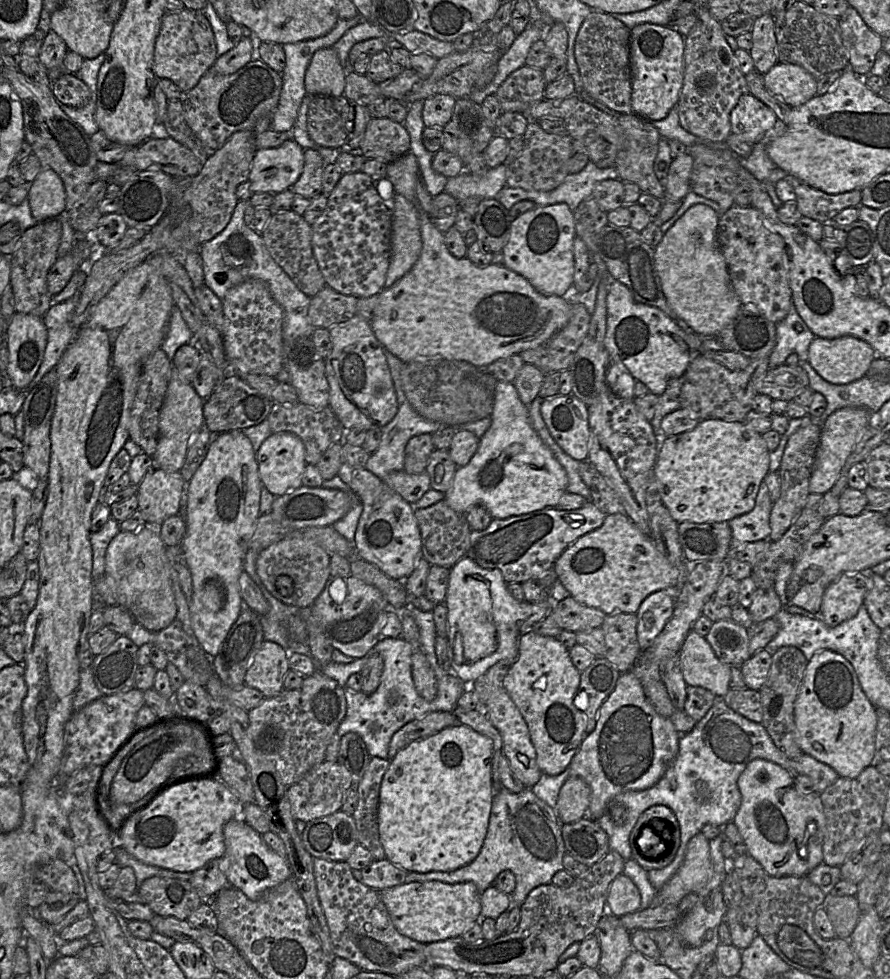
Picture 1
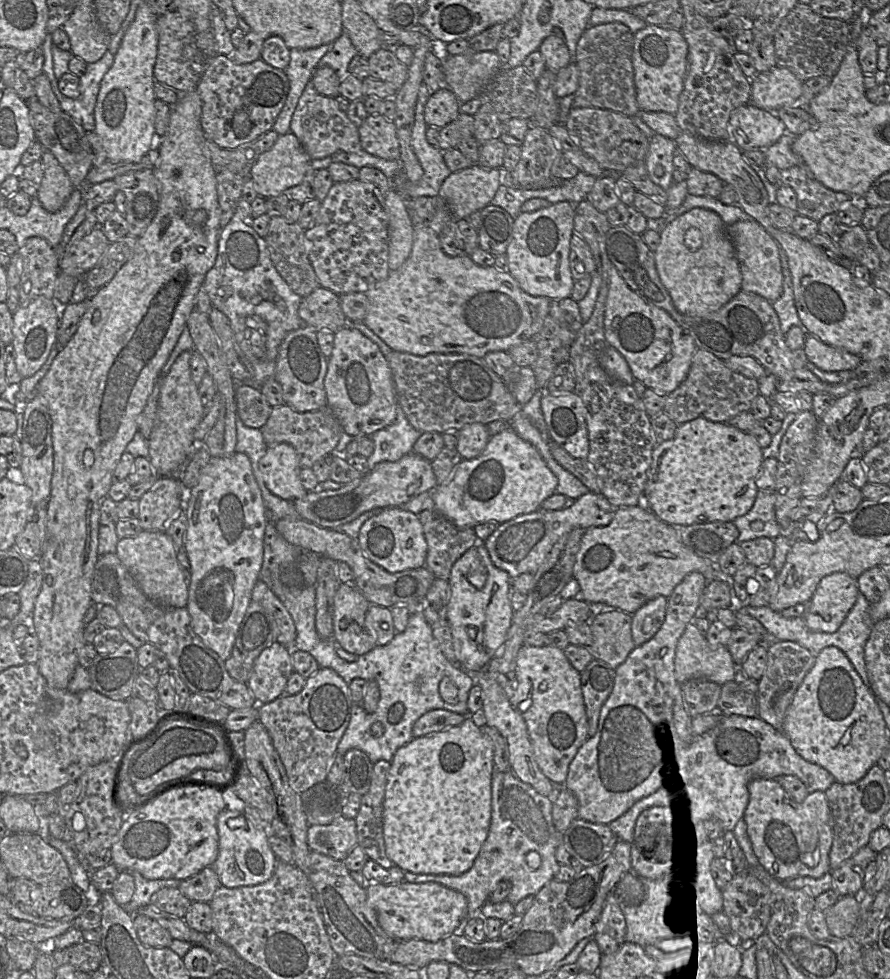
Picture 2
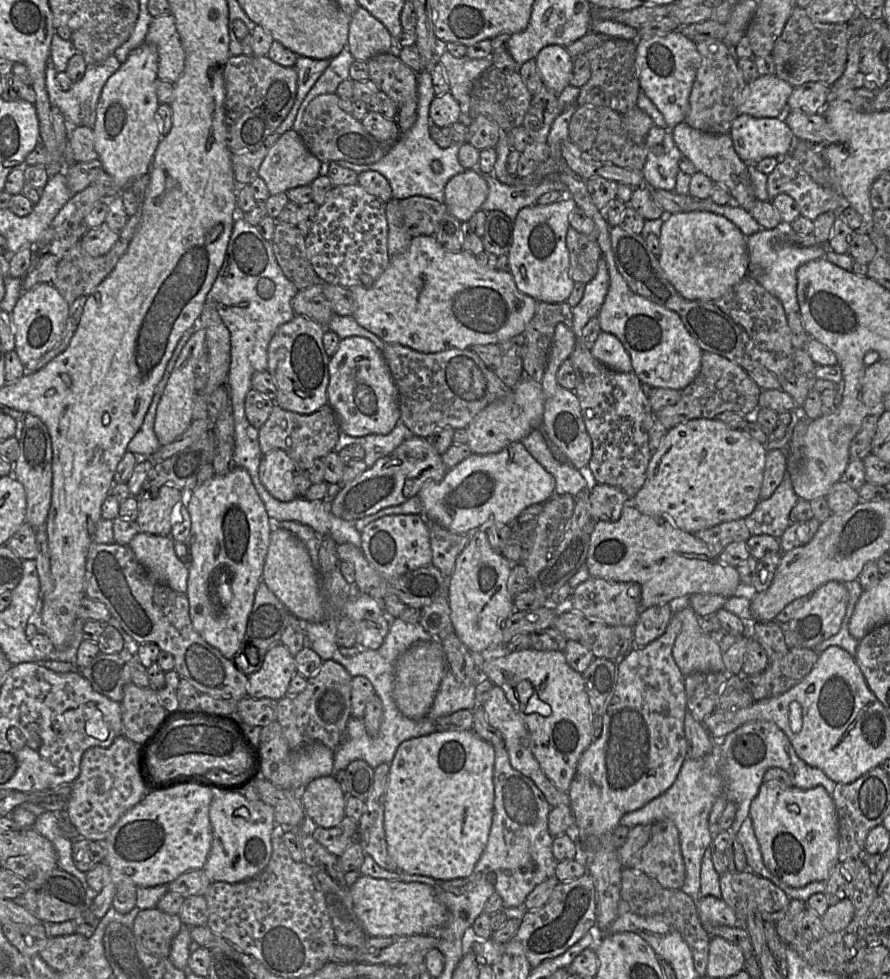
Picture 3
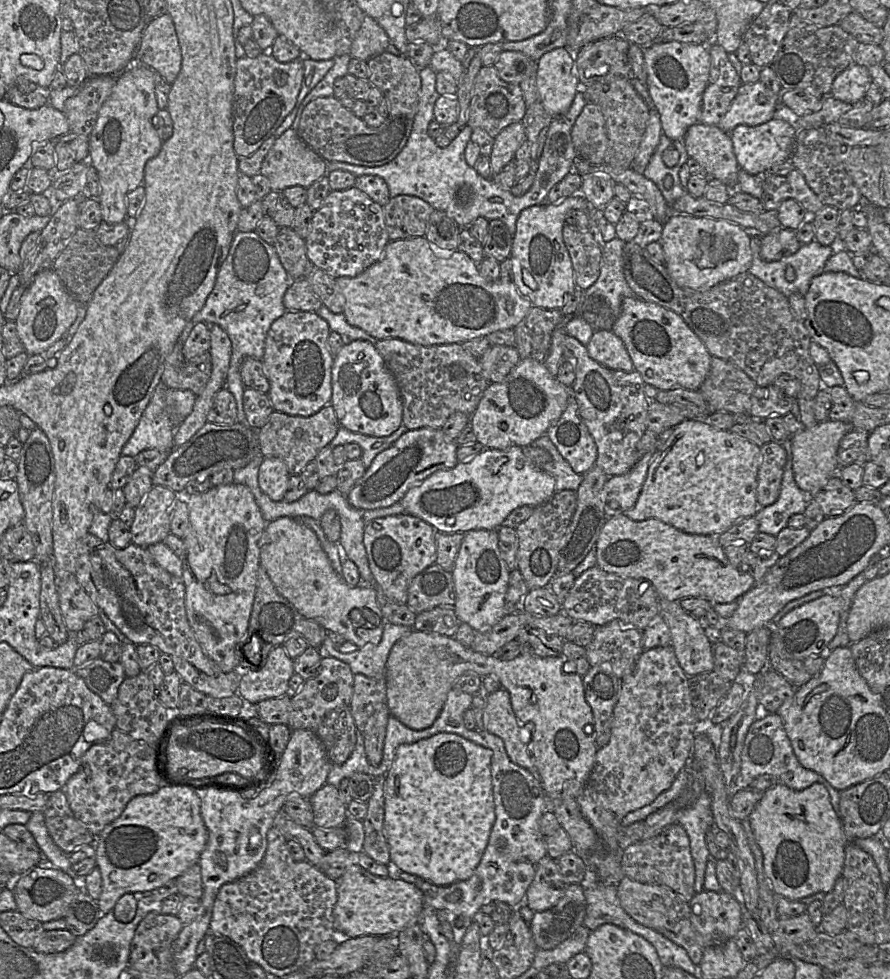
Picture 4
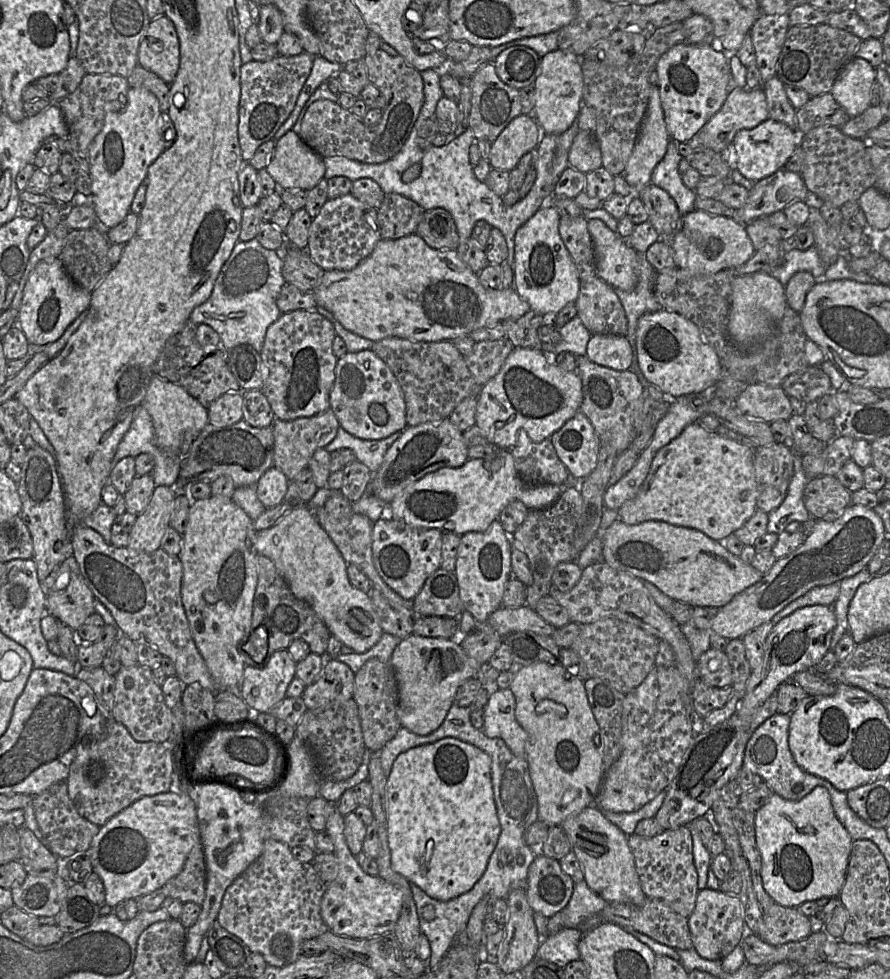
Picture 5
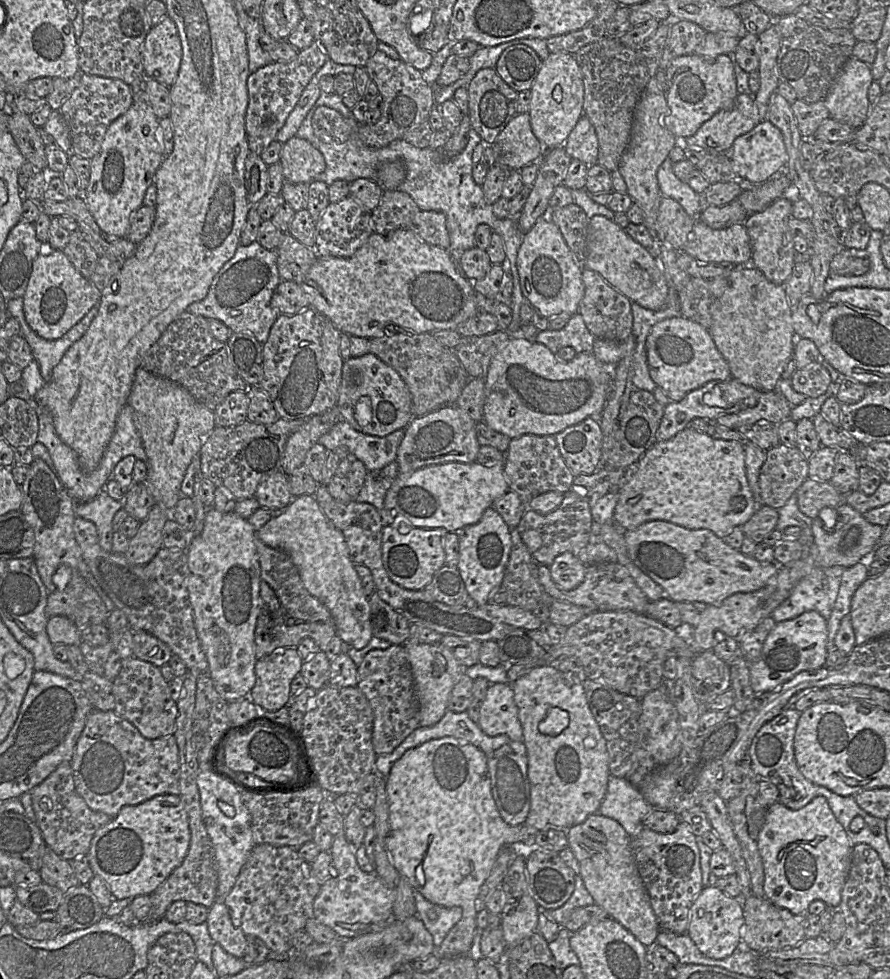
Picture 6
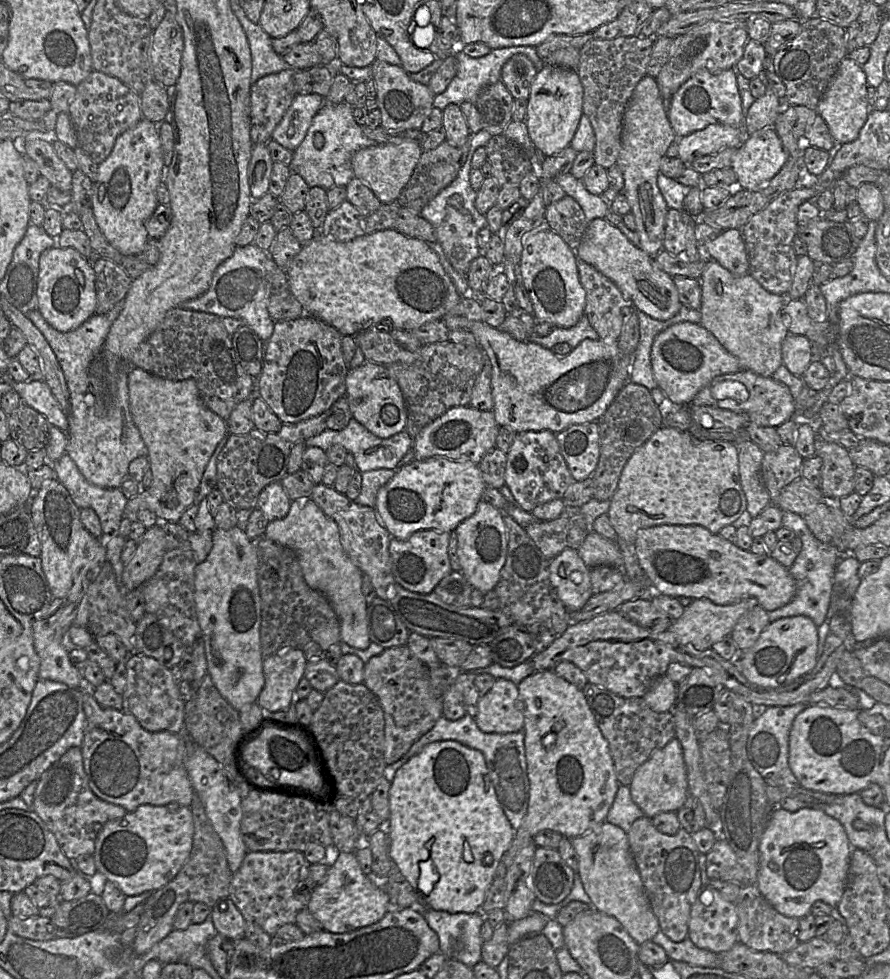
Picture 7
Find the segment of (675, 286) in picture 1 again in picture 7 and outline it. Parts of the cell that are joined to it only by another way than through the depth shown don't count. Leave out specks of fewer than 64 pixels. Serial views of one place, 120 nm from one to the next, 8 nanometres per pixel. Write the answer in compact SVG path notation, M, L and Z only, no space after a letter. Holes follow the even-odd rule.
M740 229L724 230L701 246L707 258L717 261L735 276L749 274L749 261Z

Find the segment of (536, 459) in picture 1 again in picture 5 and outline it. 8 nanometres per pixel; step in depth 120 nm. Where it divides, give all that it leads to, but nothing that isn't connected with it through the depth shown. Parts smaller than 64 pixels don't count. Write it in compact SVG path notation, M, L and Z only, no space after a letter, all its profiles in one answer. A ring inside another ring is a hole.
M496 449L496 452L480 459L468 459L459 468L444 467L425 475L420 480L406 487L389 504L392 517L399 523L410 527L434 528L443 534L453 533L459 536L467 532L484 532L491 523L498 520L502 510L512 501L521 501L528 509L539 510L552 505L562 494L562 486L553 484L529 485L523 482L514 466L510 450Z

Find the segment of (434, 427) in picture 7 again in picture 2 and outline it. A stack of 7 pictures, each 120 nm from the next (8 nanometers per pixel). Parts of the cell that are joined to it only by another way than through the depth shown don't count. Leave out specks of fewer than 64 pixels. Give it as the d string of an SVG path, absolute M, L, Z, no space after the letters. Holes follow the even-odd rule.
M411 452L396 462L378 463L361 478L337 490L318 490L317 487L315 491L309 491L304 497L294 500L294 505L302 519L323 528L339 529L367 511L400 507L423 492L432 491L438 485L431 462Z

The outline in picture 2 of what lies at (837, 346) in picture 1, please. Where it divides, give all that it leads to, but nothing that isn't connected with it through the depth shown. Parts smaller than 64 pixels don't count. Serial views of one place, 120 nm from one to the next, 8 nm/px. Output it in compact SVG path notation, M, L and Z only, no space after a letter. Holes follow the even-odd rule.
M807 335L804 351L812 364L826 372L854 370L862 362L857 355L830 346L814 335Z

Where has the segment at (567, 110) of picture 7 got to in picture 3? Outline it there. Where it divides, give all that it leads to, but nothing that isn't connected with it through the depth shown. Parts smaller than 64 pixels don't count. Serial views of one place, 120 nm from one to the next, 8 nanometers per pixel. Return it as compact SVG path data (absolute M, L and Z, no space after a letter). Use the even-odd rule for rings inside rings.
M560 45L544 47L536 57L536 65L543 84L559 95L570 85L574 59Z

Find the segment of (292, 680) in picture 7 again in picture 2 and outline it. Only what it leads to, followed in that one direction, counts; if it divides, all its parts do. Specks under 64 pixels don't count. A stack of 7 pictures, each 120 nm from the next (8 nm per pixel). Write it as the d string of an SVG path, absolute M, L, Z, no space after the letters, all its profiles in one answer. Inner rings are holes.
M275 641L254 661L247 685L257 705L272 702L285 693L287 681L294 671L291 650Z

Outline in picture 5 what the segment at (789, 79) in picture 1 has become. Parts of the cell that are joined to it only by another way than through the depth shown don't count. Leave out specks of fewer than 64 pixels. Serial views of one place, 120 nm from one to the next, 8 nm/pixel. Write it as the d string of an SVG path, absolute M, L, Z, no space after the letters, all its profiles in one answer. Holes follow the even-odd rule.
M733 86L721 109L688 141L694 147L695 152L698 149L712 149L721 153L732 142L736 133L742 129L753 129L760 123L769 119L769 112L766 102L766 96L762 86L755 89L740 88Z

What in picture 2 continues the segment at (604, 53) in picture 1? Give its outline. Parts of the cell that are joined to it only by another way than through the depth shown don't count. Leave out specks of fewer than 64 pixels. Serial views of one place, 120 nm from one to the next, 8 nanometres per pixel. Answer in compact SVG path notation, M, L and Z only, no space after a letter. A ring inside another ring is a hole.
M621 23L589 26L576 47L576 65L579 87L574 93L572 108L593 107L621 113L628 117L638 115L634 68L632 63L634 35Z

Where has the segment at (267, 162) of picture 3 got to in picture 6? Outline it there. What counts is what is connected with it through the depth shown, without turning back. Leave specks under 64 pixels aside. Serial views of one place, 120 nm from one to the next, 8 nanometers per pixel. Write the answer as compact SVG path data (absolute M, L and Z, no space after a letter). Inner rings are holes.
M297 136L283 143L279 163L285 182L311 183L326 169L323 154L310 142Z

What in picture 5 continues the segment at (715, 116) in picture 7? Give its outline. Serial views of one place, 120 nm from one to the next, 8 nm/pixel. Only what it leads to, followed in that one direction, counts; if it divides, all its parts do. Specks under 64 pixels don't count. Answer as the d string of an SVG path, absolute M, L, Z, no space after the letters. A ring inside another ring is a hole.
M678 43L657 61L658 88L667 132L672 140L688 142L721 109L732 90L729 60L711 45Z

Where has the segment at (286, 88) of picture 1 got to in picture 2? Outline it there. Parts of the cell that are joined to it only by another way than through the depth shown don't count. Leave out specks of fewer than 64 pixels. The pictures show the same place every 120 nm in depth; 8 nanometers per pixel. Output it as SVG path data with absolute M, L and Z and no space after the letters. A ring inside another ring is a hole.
M333 43L312 49L291 49L290 62L285 73L289 81L289 92L283 108L276 118L272 130L279 135L290 132L293 113L307 83L319 65L320 60L331 49Z

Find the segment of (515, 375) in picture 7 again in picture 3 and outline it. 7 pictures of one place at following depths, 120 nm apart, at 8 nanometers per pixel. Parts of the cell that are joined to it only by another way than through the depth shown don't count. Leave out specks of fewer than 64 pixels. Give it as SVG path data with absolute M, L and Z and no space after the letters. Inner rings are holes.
M523 376L521 380L513 387L512 399L497 400L482 411L480 411L467 426L467 445L473 454L492 454L502 451L511 443L522 441L534 429L538 429L543 424L545 396L542 383Z

